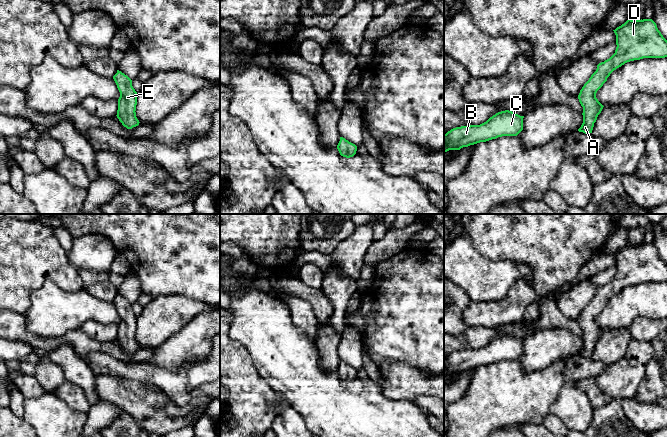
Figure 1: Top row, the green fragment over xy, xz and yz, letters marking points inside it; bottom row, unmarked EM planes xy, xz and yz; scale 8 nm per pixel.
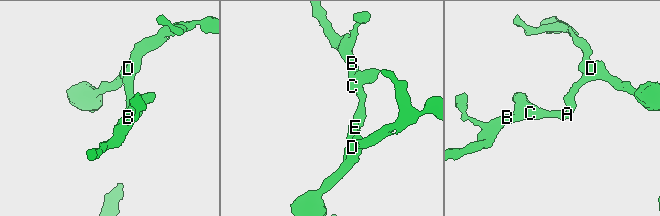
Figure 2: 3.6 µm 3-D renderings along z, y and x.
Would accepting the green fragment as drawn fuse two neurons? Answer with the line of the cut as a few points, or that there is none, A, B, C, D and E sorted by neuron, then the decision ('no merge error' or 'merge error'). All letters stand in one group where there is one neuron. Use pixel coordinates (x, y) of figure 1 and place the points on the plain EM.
no cut; A B C D E; no merge error

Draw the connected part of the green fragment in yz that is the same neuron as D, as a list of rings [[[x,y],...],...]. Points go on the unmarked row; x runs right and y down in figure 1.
[[[628,243],[613,255],[617,269],[615,277],[597,289],[578,319],[583,331],[583,347],[578,355],[585,358],[592,357],[594,347],[604,331],[596,322],[596,317],[614,294],[634,284],[667,281],[667,264],[652,243]]]

